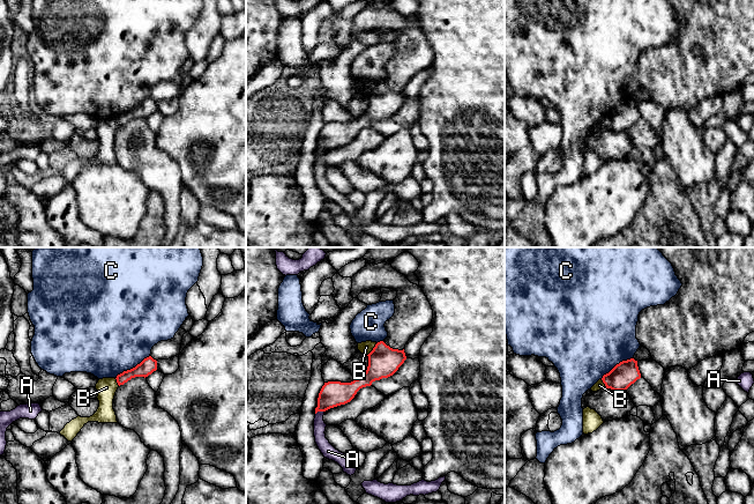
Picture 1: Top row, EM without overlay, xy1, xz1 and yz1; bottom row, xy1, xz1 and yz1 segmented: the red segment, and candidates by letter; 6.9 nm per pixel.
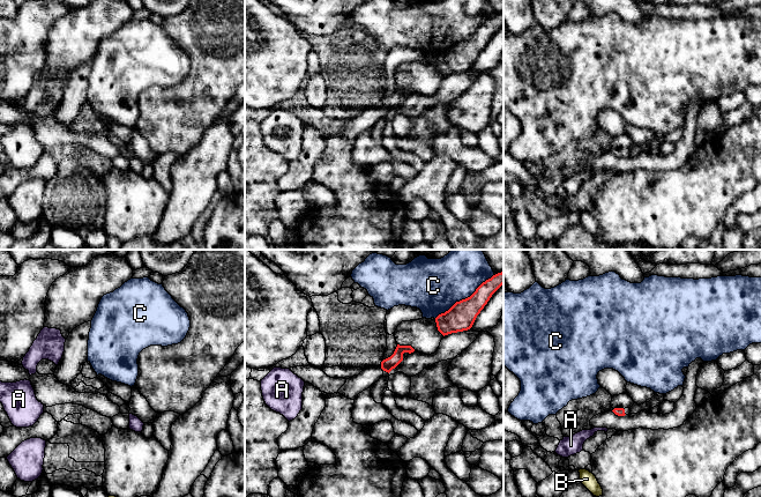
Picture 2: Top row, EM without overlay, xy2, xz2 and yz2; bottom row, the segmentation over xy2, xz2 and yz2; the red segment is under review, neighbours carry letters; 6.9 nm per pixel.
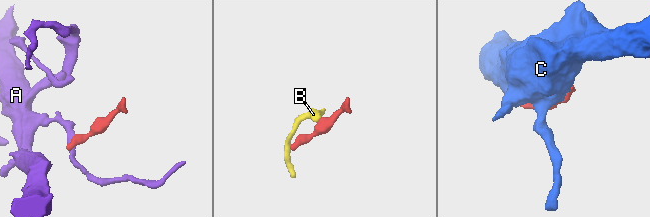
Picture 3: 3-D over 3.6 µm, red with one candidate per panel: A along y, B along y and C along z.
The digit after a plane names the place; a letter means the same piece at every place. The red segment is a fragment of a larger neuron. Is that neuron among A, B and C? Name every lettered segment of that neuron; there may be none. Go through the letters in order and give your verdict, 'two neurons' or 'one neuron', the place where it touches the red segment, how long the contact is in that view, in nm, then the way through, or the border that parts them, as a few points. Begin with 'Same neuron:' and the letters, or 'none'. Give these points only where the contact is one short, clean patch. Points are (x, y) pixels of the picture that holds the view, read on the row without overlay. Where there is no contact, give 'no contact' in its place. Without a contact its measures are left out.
Same neuron: none
A: two neurons; meets red in xz1 at (319, 152); contact 70 nm long; border along xz1 (323, 152), (319, 152), (315, 155)
B: two neurons; meets red in xz1 at (373, 90); contact 110 nm long; border along xz1 (376, 84), (367, 96)
C: two neurons; meets red in xz2 at (463, 41); contact 500 nm long

